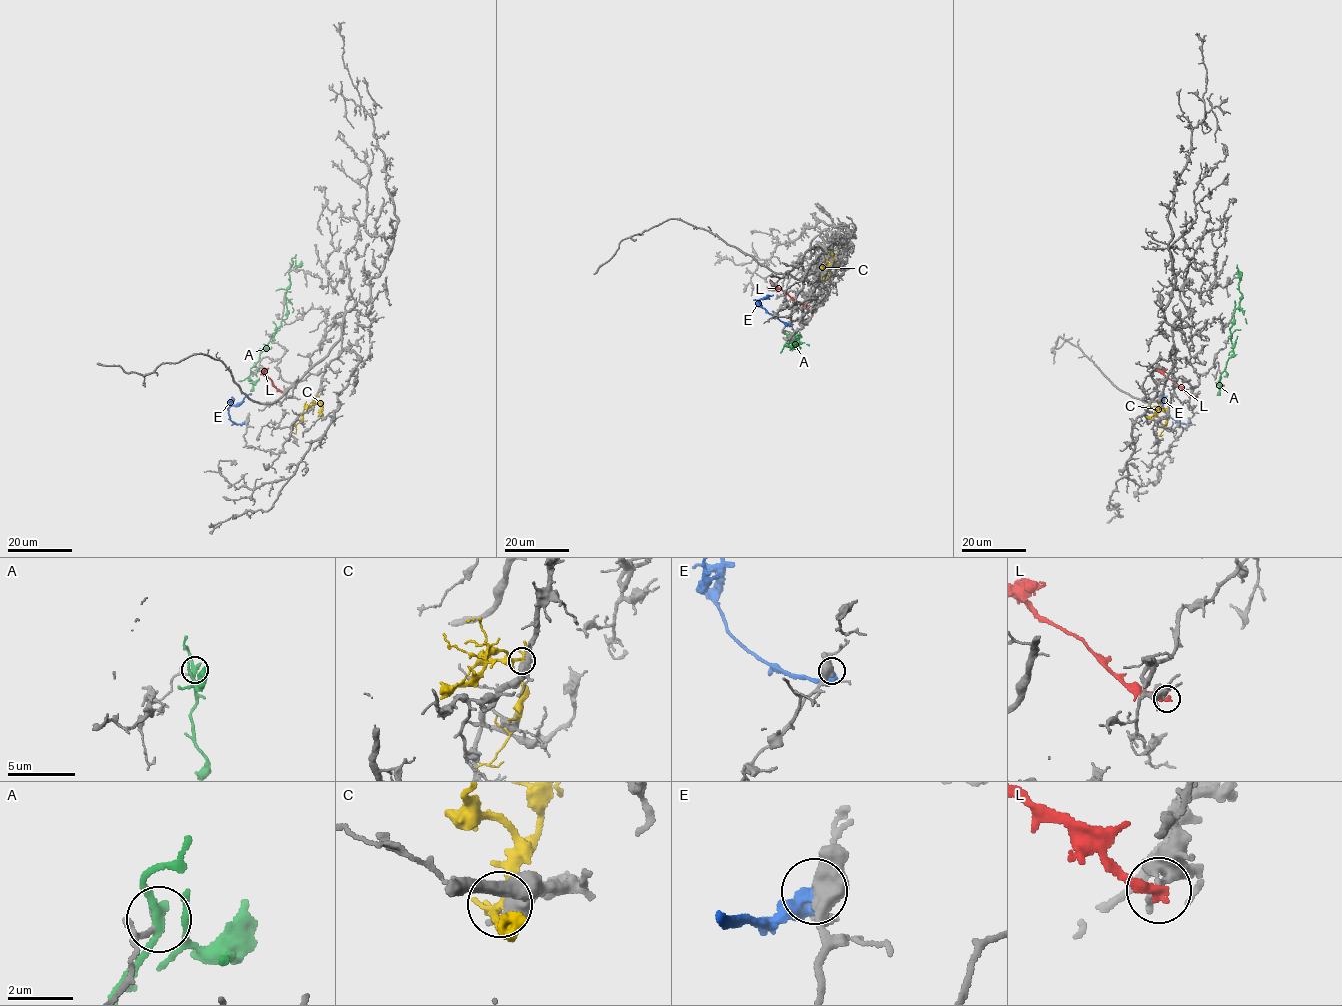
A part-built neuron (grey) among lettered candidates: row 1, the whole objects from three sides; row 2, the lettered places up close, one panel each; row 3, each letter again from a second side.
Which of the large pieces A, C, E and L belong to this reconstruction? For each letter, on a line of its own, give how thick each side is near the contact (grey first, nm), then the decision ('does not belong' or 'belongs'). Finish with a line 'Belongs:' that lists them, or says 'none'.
A: calibres 180 and 260 nm; does not belong
C: calibres 650 and 200 nm; does not belong
E: calibres 480 and 380 nm; does not belong
L: calibres 170 and 320 nm; does not belong
Belongs: none

